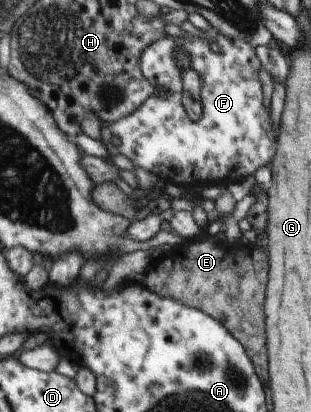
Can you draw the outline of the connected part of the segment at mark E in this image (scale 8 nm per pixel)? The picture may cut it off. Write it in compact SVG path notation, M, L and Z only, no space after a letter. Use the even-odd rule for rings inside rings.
M200 231L193 238L163 248L159 256L150 258L142 283L158 295L202 309L215 317L243 347L250 349L250 357L254 357L254 365L258 365L258 377L268 381L262 313L266 271L266 253L262 247L244 245L240 238L235 242L217 242L215 236L203 236Z

